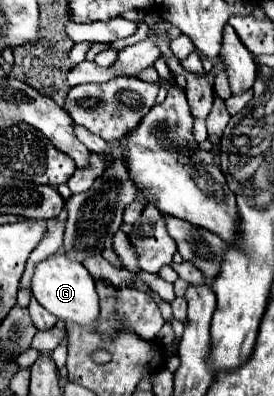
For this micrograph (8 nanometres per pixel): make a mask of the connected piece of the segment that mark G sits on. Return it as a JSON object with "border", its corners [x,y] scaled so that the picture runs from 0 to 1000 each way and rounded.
{"border":[[[193,639],[128,669],[113,740],[172,785],[186,785],[223,811],[310,821],[310,816],[332,816],[339,806],[354,806],[354,795],[361,795],[347,705],[288,659],[259,659],[223,639]]]}

